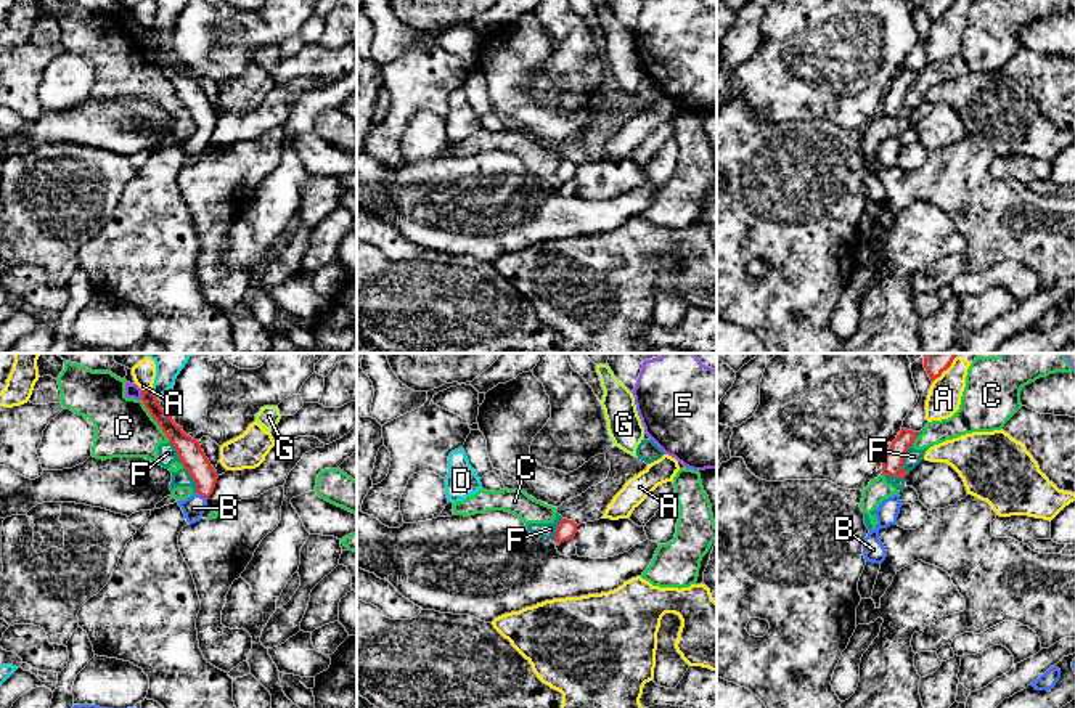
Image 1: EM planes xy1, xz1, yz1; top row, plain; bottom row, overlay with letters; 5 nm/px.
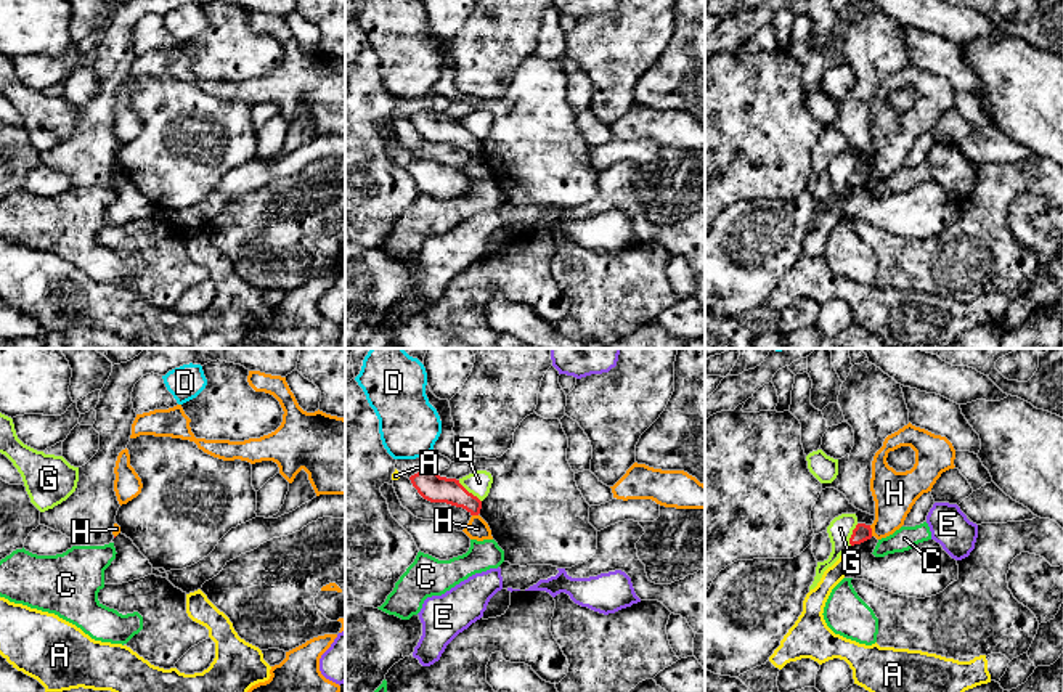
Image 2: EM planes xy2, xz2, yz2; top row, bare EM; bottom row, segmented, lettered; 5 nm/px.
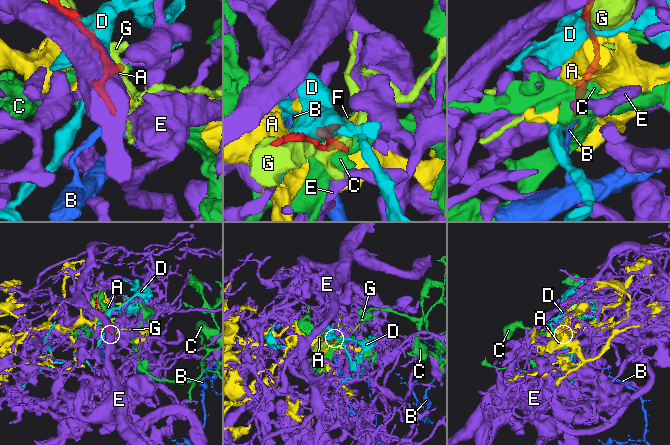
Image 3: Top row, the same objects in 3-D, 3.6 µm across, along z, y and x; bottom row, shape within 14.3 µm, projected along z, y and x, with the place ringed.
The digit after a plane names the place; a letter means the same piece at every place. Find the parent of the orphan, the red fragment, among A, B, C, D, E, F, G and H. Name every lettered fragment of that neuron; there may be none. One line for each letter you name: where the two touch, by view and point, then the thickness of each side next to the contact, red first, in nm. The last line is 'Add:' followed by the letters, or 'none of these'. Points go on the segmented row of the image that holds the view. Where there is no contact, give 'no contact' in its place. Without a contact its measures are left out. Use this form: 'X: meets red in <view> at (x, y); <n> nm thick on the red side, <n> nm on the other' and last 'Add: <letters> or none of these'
B: meets red in xy1 at (201, 495); 120 nm thick on the red side, 120 nm on the other
Add: B

